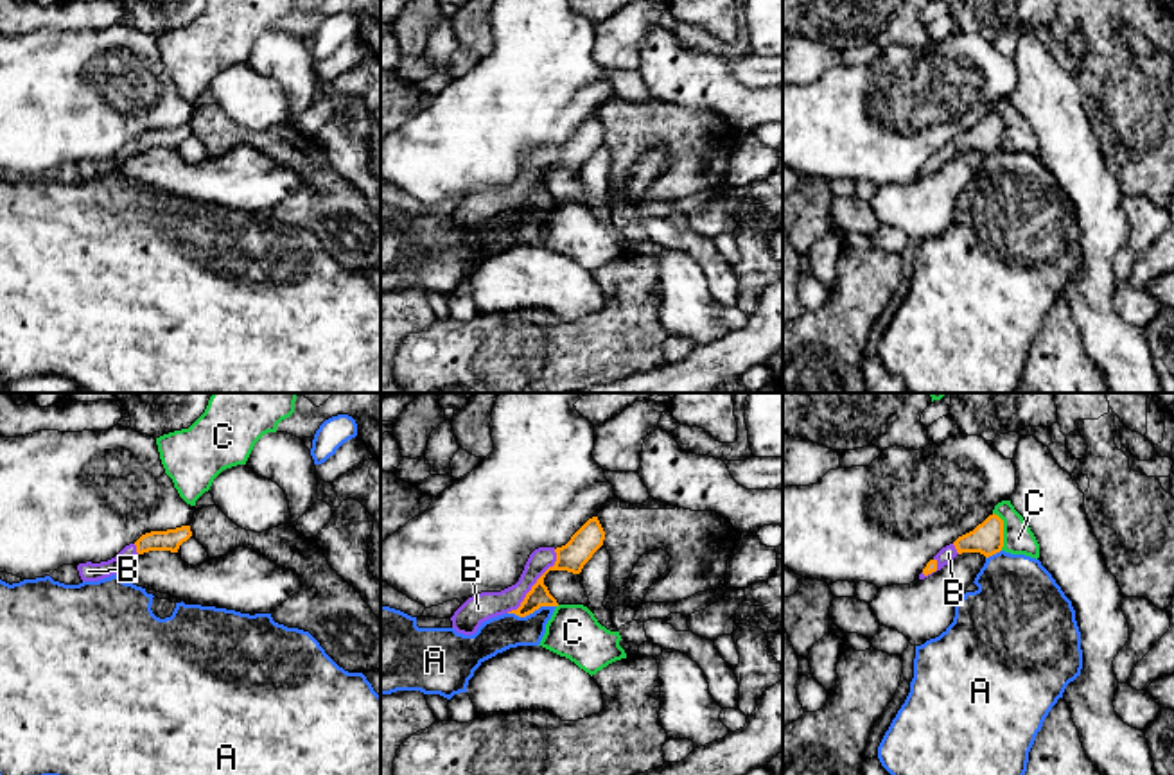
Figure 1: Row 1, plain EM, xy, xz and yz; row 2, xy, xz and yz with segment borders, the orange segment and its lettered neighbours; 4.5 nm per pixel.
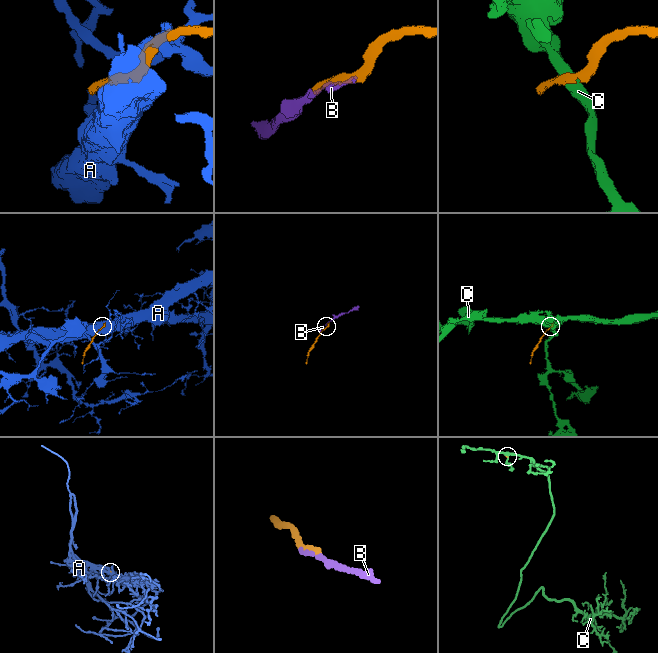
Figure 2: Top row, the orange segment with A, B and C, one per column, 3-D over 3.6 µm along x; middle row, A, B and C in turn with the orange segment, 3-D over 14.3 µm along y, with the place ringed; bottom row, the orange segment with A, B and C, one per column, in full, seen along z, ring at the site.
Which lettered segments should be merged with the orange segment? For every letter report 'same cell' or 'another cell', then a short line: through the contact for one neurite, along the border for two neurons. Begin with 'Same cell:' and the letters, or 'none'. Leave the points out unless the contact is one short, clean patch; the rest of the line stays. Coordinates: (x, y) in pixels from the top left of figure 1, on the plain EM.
Same cell: B
A: another cell
B: same cell
C: another cell; line yz (993, 110), (1002, 119), (1002, 148)

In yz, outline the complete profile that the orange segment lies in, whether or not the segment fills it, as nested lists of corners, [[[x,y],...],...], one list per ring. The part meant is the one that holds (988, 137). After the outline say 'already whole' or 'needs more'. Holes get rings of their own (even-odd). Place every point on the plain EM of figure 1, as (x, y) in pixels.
[[[989,113],[973,129],[959,135],[953,142],[942,145],[923,167],[919,178],[932,174],[948,163],[957,152],[980,151],[986,156],[1000,151],[1003,145],[1003,118],[998,113]]]; needs more

